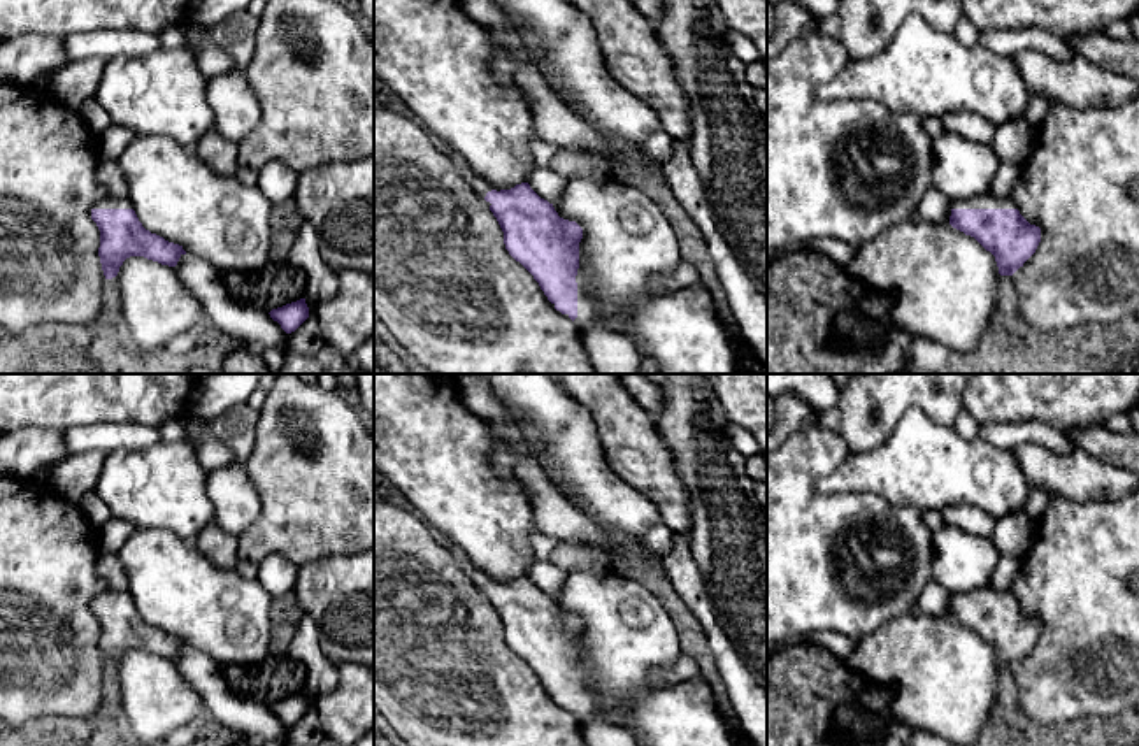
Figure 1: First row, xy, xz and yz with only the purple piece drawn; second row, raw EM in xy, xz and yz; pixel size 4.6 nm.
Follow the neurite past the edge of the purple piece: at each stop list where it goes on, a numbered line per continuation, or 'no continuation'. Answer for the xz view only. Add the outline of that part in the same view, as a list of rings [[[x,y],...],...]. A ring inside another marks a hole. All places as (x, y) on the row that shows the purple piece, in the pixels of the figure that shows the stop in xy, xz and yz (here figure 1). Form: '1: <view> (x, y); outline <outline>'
1: xz (479, 185); outline [[[458,158],[455,161],[460,176],[463,177],[463,181],[474,190],[474,193],[484,200],[486,193],[491,190],[500,191],[497,186],[493,186],[491,183],[488,183],[484,177],[477,176],[474,172],[474,169],[465,161],[465,158]],[[484,200],[486,202],[486,200]],[[486,202],[486,205],[490,207],[491,204]]]
2: xz (588, 313); outline [[[579,272],[576,276],[576,283],[577,283],[577,318],[574,319],[574,323],[577,325],[577,328],[583,330],[586,326],[595,325],[618,334],[627,334],[620,316],[605,318],[598,311],[595,298],[590,295],[590,286]]]

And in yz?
1: yz (988, 200); outline [[[986,193],[967,200],[951,200],[951,209],[1016,209],[1016,204],[1011,198]]]

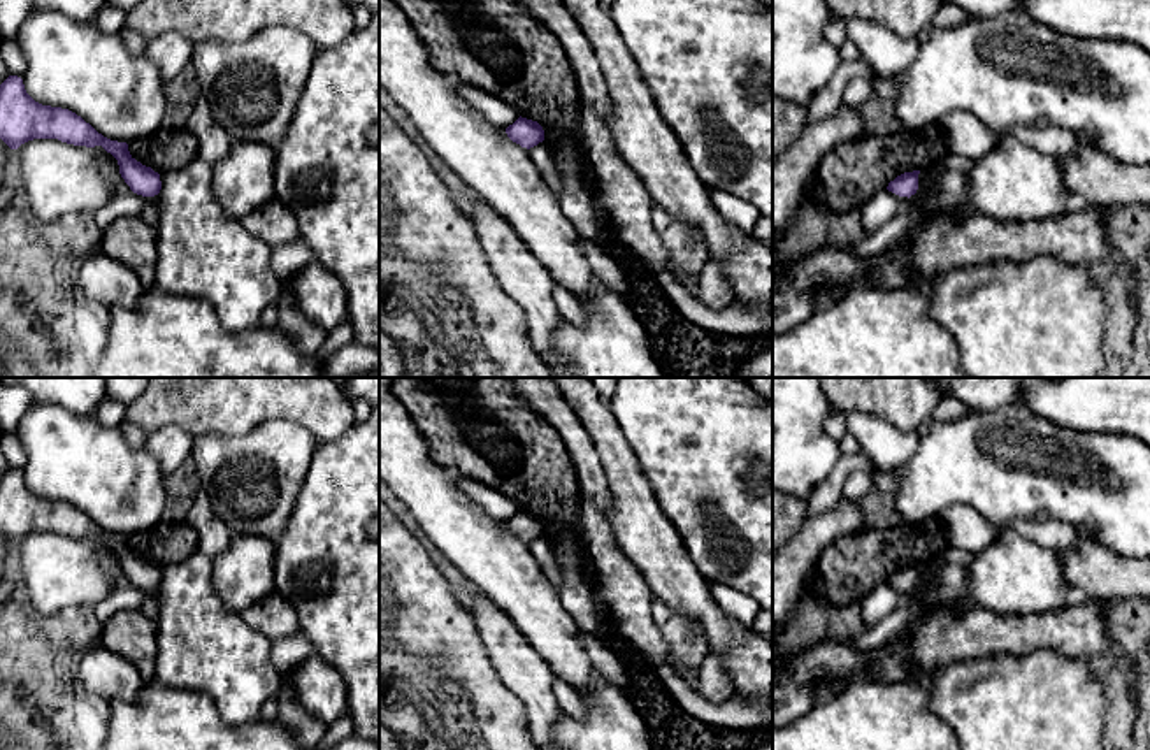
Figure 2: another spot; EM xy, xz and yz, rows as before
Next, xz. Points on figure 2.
no continuation

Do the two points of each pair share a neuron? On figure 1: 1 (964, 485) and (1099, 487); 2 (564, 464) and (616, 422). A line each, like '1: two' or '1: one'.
1: two
2: two

